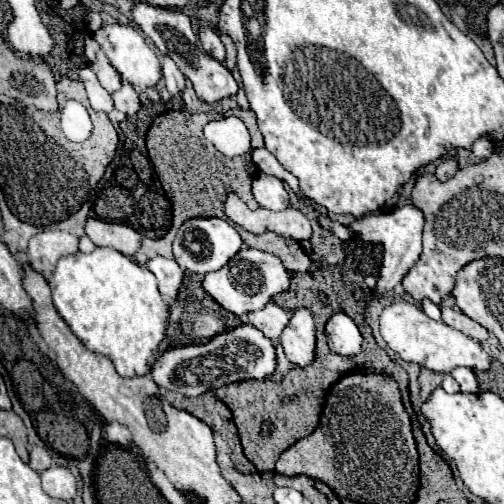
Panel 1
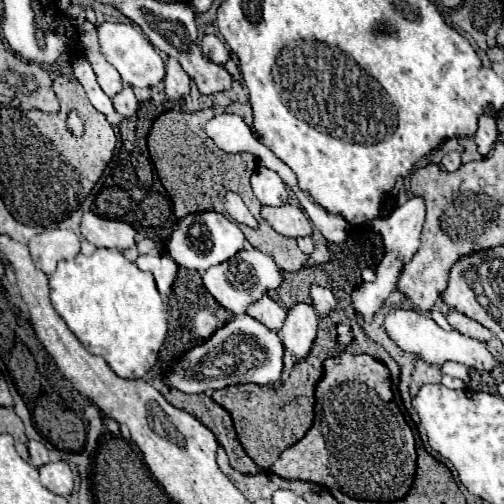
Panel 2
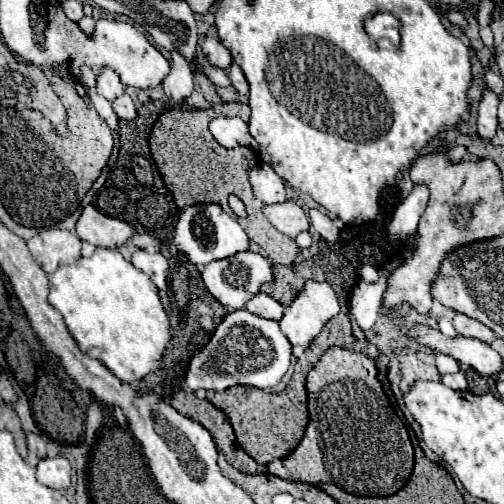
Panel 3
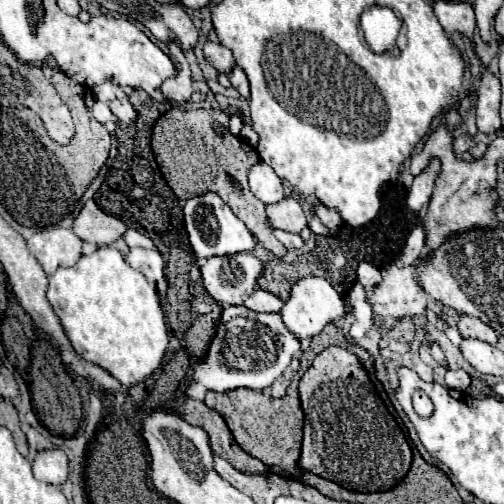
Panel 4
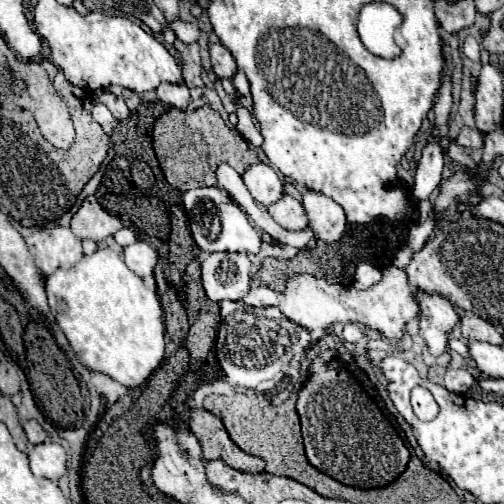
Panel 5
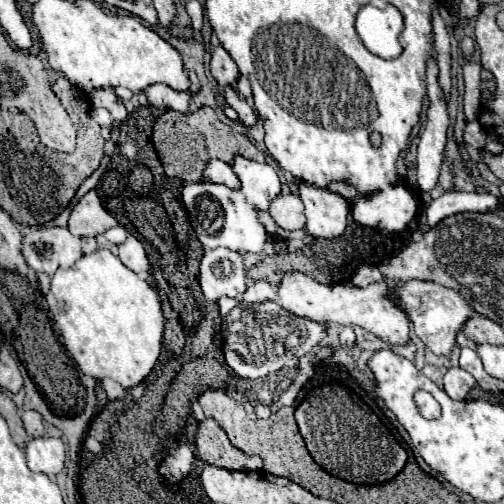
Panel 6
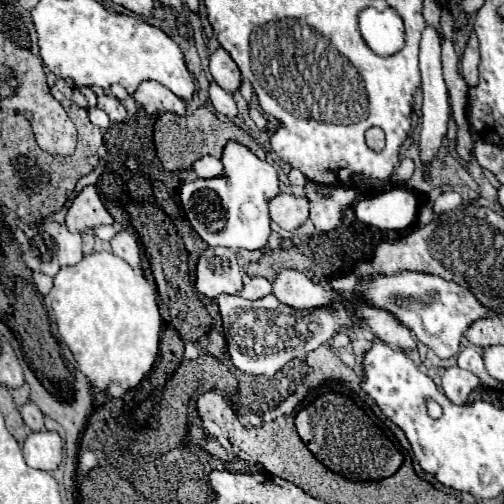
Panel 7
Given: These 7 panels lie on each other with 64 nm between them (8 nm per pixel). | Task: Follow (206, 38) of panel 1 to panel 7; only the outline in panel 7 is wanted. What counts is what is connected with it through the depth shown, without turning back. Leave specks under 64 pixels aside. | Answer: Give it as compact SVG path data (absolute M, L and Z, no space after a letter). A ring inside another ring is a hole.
M218 48L210 56L210 74L216 80L216 84L230 94L240 88L240 70L224 48Z

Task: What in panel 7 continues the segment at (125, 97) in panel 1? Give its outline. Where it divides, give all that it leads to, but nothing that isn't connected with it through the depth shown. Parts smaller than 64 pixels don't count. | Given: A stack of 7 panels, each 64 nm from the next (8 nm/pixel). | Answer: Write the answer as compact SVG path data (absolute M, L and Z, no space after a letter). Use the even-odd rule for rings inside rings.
M106 94L98 96L98 108L104 110L110 116L110 120L114 120L114 122L122 122L126 118L126 110L124 110L122 102L116 100L114 96L106 96Z

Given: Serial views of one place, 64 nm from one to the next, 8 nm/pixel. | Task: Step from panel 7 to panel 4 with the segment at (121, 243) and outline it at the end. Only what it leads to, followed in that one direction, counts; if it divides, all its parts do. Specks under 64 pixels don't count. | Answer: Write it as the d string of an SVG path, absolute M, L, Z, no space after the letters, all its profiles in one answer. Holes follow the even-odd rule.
M132 248L130 254L126 256L126 262L134 268L140 270L148 280L160 282L164 278L164 258L158 250L144 250L144 248Z

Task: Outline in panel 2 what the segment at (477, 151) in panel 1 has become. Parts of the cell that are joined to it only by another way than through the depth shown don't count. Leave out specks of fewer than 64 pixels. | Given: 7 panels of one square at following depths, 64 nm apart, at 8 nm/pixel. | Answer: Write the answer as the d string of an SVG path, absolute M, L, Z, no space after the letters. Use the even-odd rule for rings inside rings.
M490 114L482 116L480 118L480 128L478 128L476 138L474 138L476 140L476 146L478 146L478 152L482 156L486 156L492 150L492 144L496 140L496 136L498 136L498 130L496 130L494 116L490 116Z

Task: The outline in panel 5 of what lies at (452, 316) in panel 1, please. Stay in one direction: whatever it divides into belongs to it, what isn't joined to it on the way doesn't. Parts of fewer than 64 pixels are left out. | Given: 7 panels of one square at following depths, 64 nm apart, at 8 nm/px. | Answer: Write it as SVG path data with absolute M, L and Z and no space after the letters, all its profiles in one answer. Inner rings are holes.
M464 314L460 318L460 324L462 324L462 336L466 340L482 340L482 342L490 342L490 344L502 344L502 334L496 332L496 328L482 320L480 316L476 314Z

